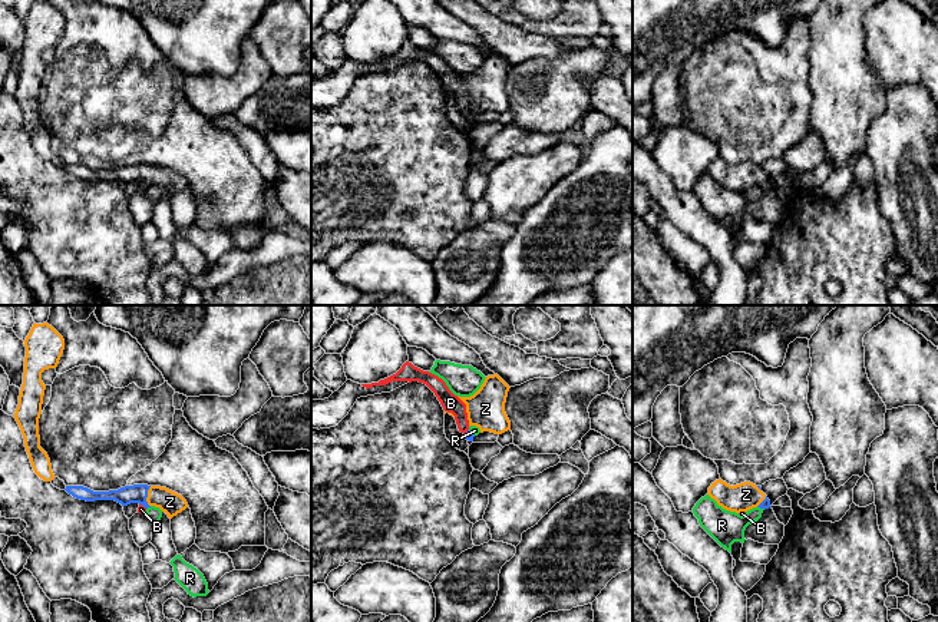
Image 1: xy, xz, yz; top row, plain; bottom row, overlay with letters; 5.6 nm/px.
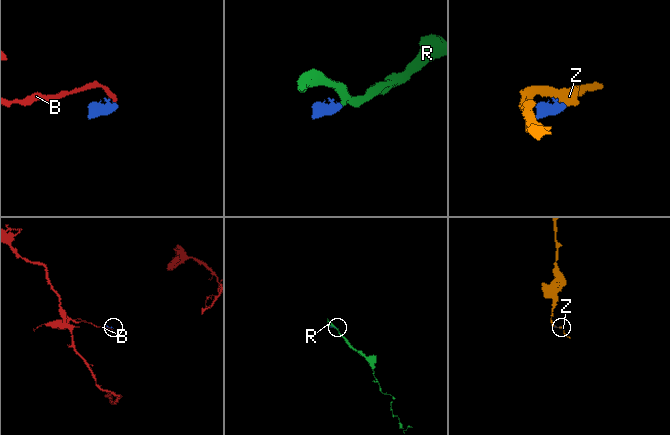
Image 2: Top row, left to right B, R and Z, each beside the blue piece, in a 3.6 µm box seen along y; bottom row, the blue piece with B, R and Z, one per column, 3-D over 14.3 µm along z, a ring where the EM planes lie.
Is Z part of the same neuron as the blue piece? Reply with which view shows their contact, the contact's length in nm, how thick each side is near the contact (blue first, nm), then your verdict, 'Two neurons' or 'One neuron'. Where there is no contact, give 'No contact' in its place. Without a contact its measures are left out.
Touches blue in xy. Shared border 120 nm. Thickness 110 nm (blue) against 130 nm. One neuron

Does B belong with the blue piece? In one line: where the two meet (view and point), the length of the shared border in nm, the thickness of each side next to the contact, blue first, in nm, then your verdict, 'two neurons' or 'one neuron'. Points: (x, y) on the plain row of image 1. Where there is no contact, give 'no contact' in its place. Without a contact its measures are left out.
meets blue in xy at (144, 185); contact 50 nm long; 110 nm thick on the blue side, 50 nm on the other; two neurons

